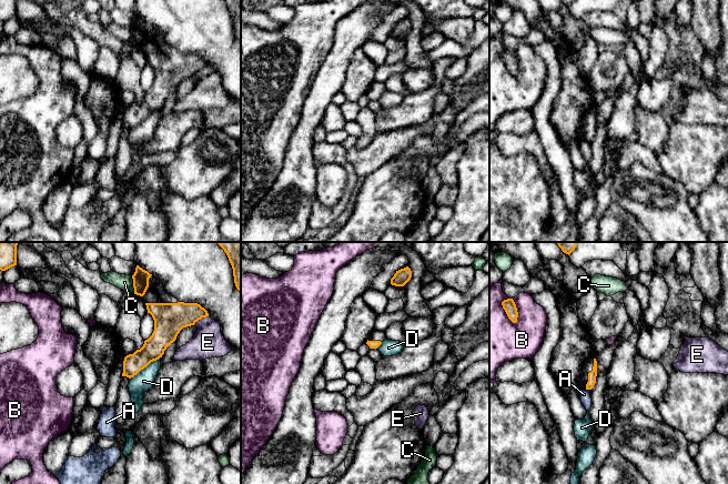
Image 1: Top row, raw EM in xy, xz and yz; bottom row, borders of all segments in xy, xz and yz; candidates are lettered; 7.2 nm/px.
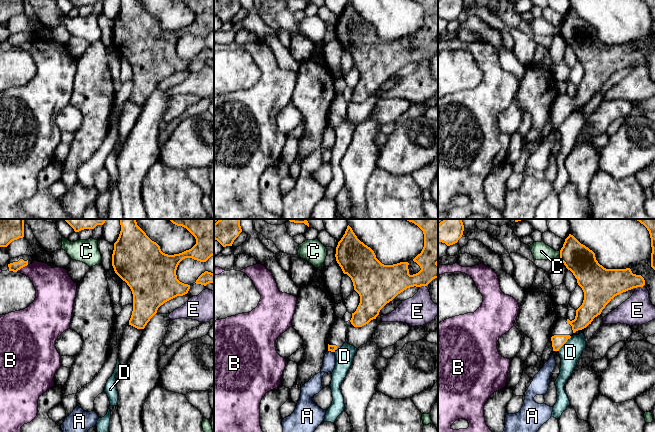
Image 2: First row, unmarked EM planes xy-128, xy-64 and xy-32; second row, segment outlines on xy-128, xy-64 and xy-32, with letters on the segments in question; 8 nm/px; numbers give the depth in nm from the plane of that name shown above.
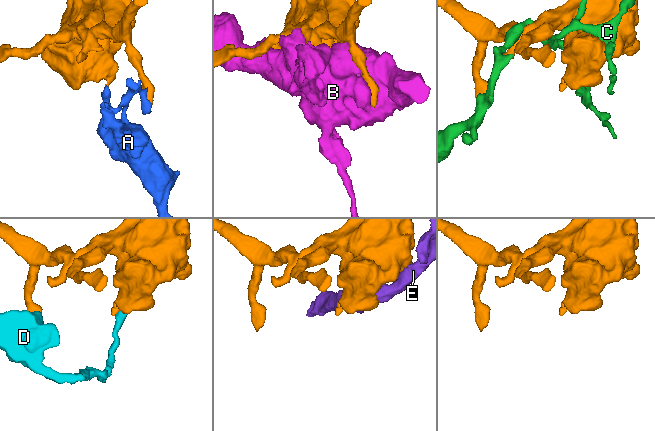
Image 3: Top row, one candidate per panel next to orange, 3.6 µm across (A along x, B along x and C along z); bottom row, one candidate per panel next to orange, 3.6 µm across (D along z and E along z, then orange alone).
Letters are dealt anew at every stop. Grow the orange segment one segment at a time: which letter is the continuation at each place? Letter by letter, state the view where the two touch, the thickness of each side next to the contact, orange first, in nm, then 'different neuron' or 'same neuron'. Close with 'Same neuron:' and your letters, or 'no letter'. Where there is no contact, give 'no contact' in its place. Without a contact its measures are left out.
A: yz | 60/80 nm | different neuron
B: yz | 90/400 nm | different neuron
C: xy | 120/110 nm | different neuron
D: xy | 160/140 nm | different neuron
E: xy | 220/220 nm | different neuron
Same neuron: no letter

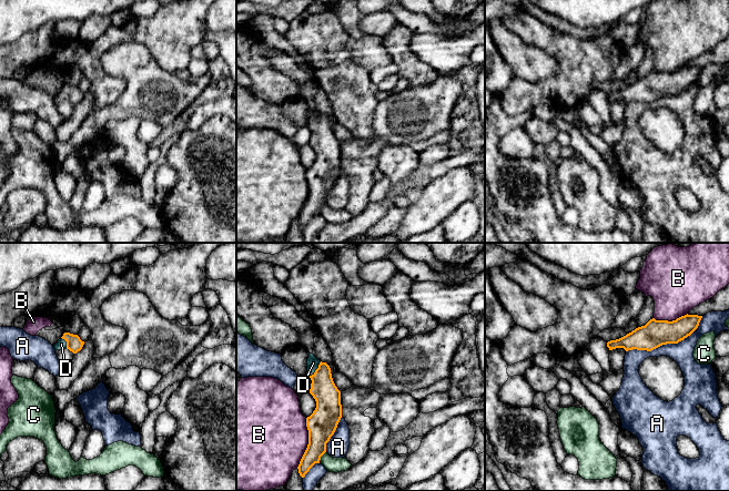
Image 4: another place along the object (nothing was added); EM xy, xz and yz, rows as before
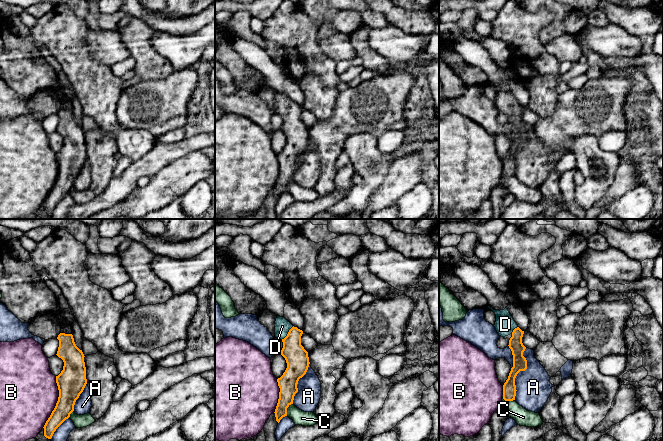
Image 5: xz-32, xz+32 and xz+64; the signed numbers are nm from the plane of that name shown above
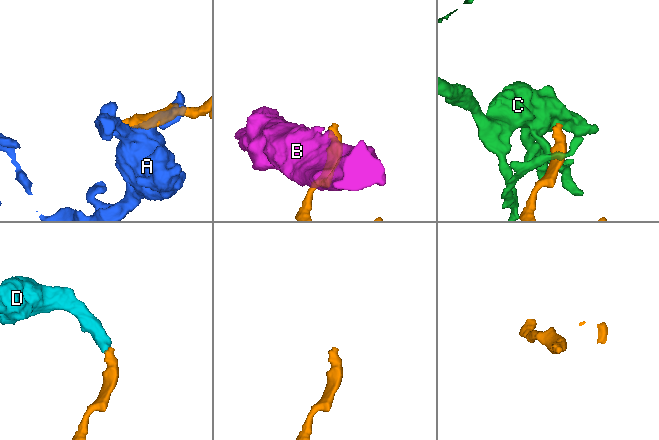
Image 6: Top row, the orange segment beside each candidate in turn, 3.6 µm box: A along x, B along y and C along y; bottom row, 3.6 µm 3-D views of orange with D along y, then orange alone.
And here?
A: yz | 190/160 nm | different neuron
B: xz | 220/480 nm | different neuron
C: xz | 220/110 nm | different neuron
D: xz | 190/90 nm | same neuron
Same neuron: D

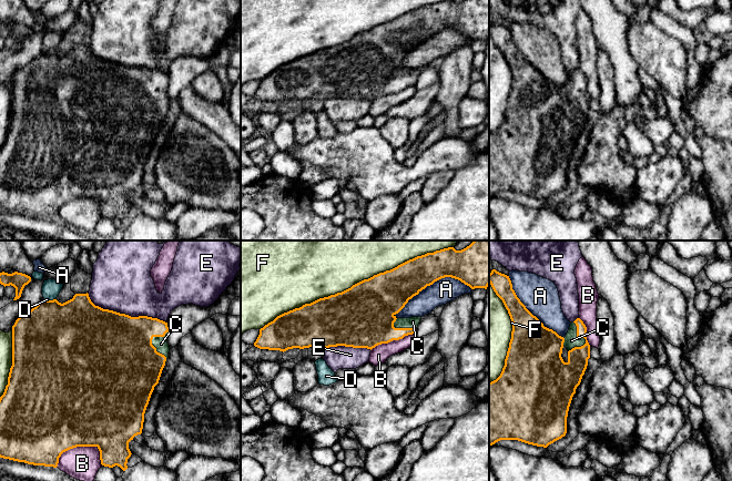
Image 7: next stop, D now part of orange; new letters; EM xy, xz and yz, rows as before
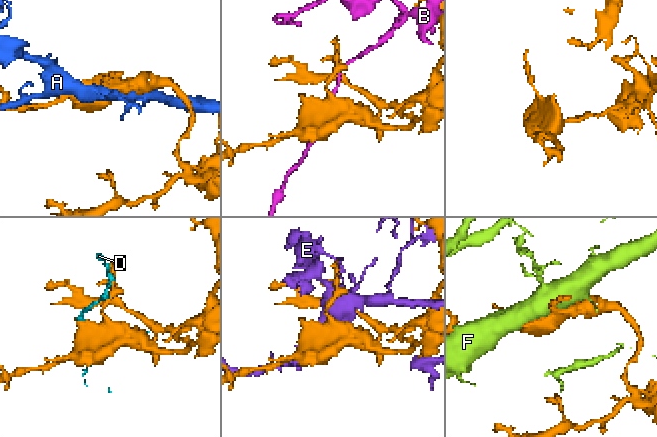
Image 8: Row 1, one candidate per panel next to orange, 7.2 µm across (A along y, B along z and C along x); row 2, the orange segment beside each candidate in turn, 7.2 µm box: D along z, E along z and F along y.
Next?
A: xz | 260/180 nm | different neuron
B: xy | 500/240 nm | different neuron
C: yz | 180/100 nm | same neuron
D: xy | 480/140 nm | different neuron
E: xy | 500/440 nm | different neuron
F: xz | 460/360 nm | different neuron
Same neuron: C

